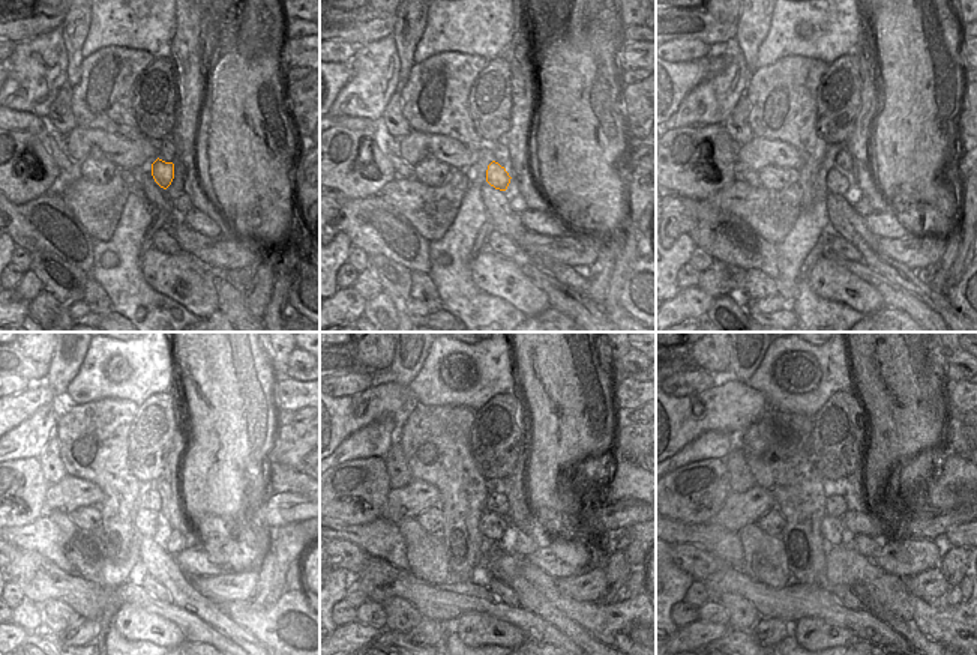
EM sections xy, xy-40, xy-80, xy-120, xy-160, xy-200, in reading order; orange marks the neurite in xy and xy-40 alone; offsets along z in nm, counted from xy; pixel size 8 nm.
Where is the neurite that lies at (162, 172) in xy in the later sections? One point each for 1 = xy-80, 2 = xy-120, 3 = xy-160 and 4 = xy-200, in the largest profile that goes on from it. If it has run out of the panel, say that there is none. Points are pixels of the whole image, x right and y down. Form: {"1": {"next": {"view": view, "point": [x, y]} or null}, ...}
{"1": {"next": {"view": "xy-80", "point": [836, 182]}}, "2": {"next": {"view": "xy-120", "point": [152, 525]}}, "3": {"next": {"view": "xy-160", "point": [493, 526]}}, "4": {"next": {"view": "xy-200", "point": [832, 528]}}}

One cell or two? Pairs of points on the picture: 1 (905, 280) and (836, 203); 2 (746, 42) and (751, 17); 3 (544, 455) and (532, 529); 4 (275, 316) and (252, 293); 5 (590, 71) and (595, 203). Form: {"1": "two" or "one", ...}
{"1": "one", "2": "one", "3": "two", "4": "two", "5": "one"}

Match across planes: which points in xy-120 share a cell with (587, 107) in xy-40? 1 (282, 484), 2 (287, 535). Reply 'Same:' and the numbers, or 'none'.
Same: none

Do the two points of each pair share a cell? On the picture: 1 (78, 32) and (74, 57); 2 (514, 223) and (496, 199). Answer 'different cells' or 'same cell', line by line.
1: same cell
2: same cell

